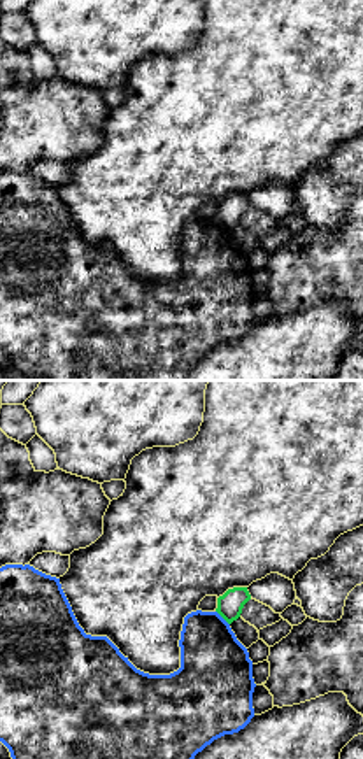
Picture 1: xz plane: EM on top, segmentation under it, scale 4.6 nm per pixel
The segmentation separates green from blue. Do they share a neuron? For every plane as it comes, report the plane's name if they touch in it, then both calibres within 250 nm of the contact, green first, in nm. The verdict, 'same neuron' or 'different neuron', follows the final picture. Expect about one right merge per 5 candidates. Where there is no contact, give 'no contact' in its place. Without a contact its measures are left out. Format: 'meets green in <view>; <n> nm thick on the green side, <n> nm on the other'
meets green in xz; 120 nm thick on the green side, 320 nm on the other

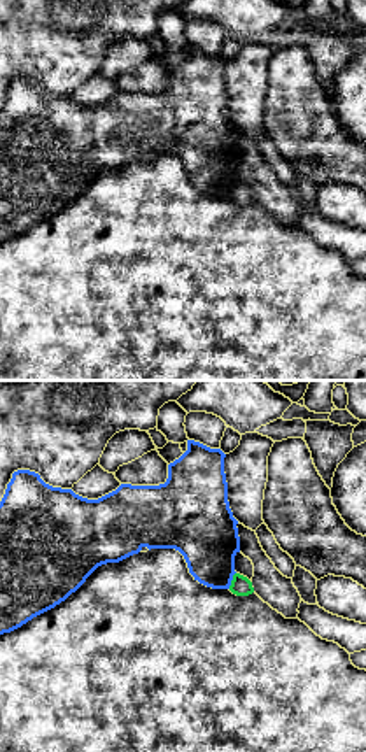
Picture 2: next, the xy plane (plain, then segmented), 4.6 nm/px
meets green in xy; 90 nm thick on the green side, 300 nm on the other

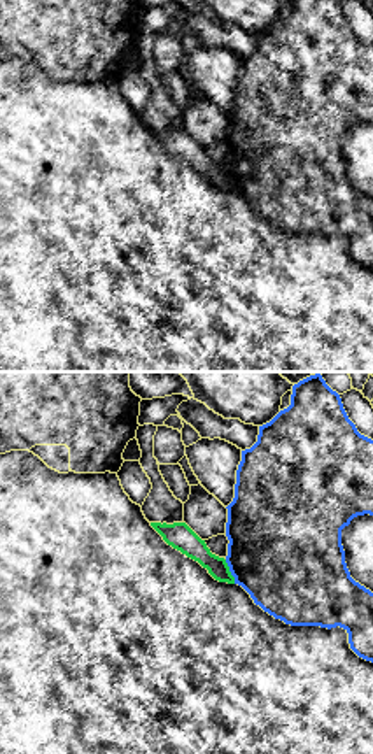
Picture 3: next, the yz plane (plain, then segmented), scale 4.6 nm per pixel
meets green in yz; 110 nm thick on the green side, 480 nm on the other

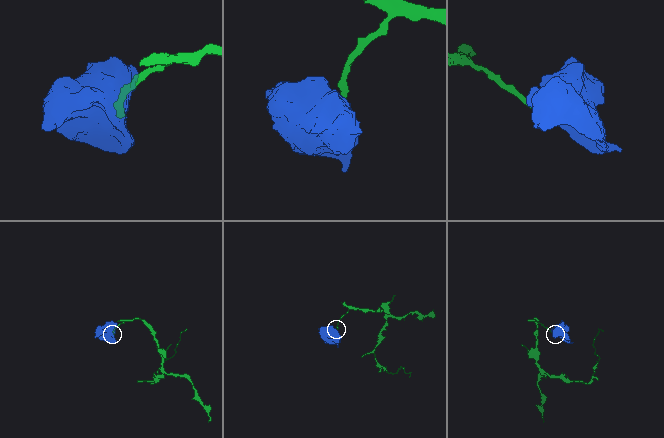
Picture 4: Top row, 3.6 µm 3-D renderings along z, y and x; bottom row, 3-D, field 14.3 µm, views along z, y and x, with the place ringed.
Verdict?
different neuron

